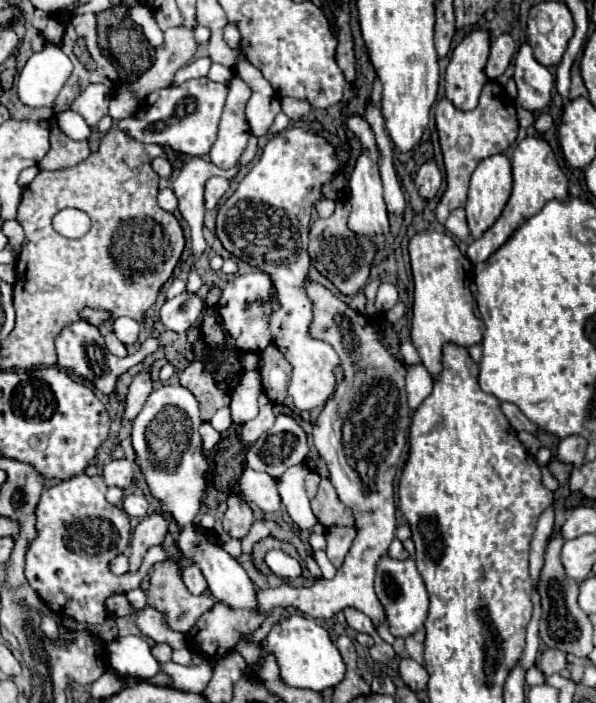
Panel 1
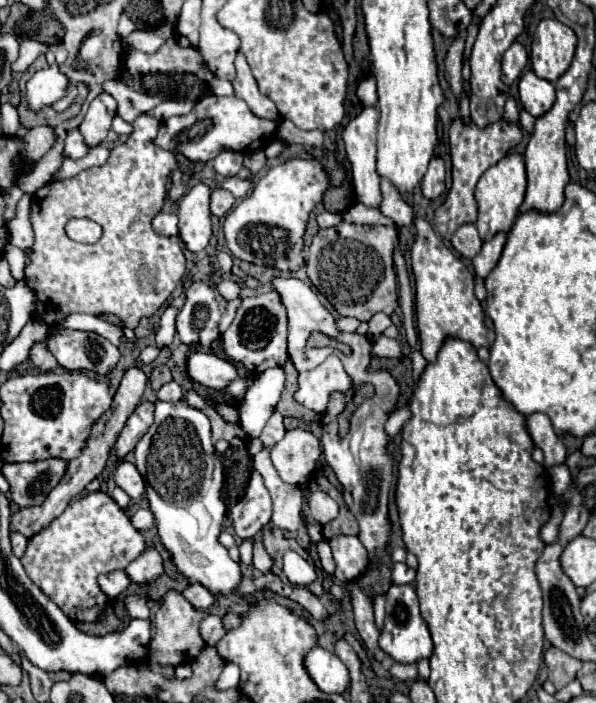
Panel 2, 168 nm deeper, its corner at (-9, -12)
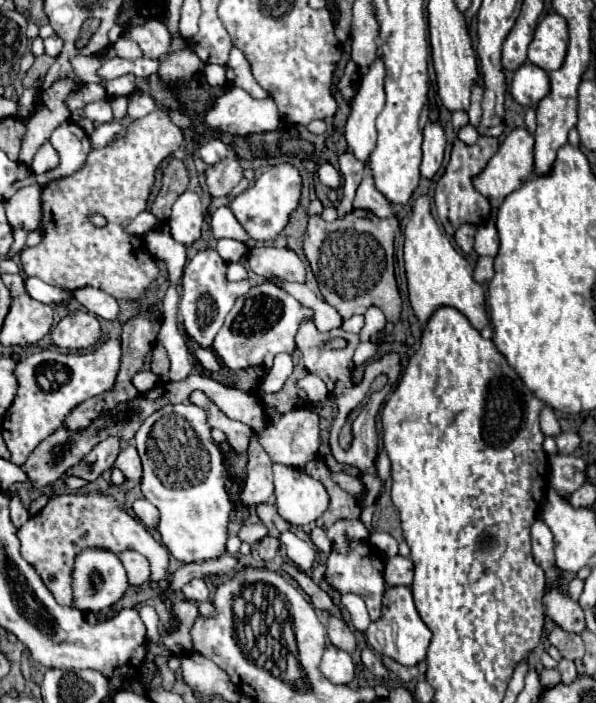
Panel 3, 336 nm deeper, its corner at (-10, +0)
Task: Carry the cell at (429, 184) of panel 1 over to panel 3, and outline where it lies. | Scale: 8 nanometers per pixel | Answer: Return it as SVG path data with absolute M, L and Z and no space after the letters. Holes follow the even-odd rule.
M428 122L424 128L422 166L420 166L420 174L424 178L432 178L440 170L444 148L446 148L446 138L444 138L442 126L436 122Z

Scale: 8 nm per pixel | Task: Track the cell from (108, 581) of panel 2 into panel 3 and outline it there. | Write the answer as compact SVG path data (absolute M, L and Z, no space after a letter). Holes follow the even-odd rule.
M86 548L76 556L76 564L72 568L72 608L78 608L80 612L100 612L116 604L124 596L126 588L126 570L114 552L104 548Z

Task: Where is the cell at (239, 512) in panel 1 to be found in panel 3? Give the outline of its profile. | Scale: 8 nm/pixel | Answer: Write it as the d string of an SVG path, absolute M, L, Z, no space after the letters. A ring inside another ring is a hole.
M256 438L250 440L248 448L248 478L242 490L242 502L246 506L258 506L270 502L274 496L272 484L272 460Z

